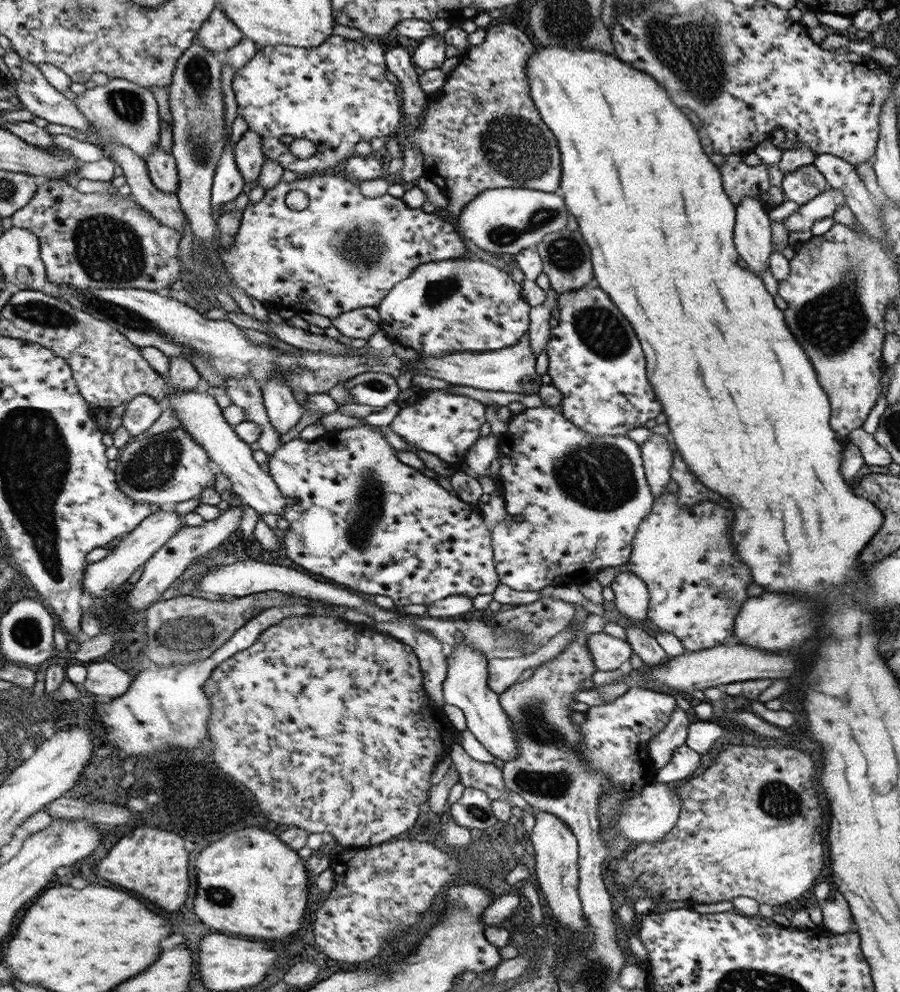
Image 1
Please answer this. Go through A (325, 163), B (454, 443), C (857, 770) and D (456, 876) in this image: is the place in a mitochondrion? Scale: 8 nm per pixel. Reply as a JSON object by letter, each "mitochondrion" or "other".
{"A":"other","B":"other","C":"other","D":"other"}

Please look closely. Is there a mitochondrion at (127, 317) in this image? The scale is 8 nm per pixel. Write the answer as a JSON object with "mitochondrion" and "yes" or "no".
{"mitochondrion":"yes"}

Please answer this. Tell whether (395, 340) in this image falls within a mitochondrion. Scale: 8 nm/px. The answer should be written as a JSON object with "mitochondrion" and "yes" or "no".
{"mitochondrion":"no"}

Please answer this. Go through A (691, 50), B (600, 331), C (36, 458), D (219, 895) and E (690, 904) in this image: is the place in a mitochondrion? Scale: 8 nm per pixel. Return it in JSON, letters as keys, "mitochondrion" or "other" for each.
{"A":"mitochondrion","B":"mitochondrion","C":"mitochondrion","D":"mitochondrion","E":"other"}

